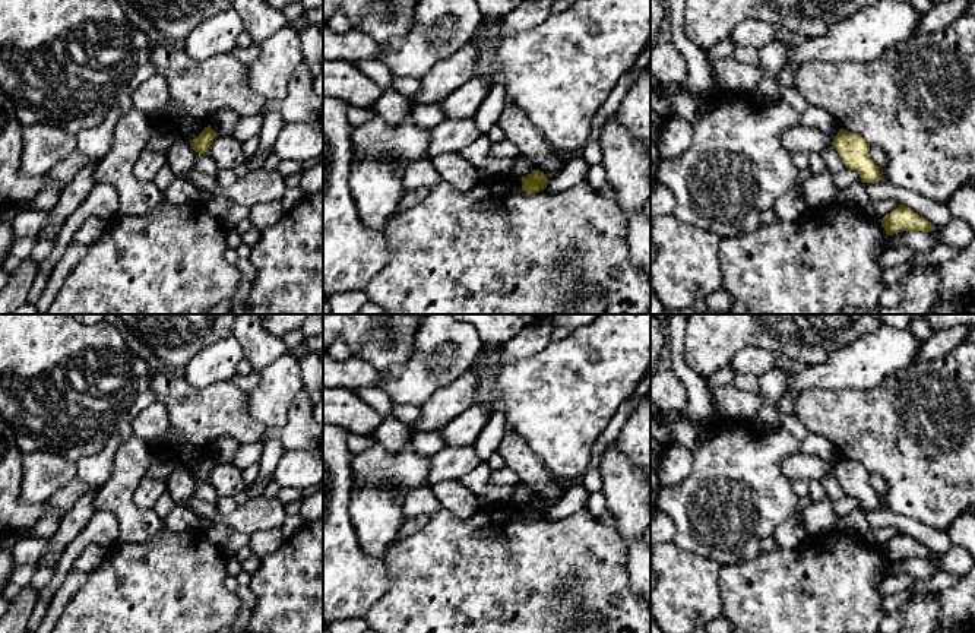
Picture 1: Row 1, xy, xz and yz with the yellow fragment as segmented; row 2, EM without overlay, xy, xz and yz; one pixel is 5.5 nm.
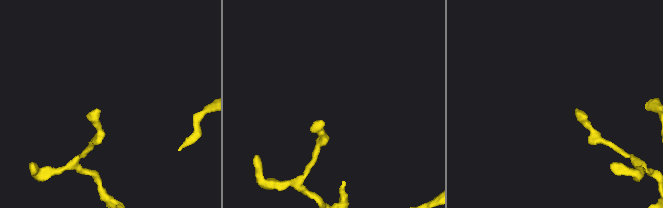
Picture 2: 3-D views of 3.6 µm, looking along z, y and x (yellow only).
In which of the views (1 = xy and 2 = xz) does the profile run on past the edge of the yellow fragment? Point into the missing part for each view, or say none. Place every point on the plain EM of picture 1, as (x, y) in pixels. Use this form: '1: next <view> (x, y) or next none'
1: next none
2: next none

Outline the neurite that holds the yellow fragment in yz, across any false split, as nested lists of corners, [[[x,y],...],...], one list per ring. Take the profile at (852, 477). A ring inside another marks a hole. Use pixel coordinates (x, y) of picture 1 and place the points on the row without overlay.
[[[839,456],[838,462],[833,465],[833,474],[845,494],[857,499],[862,510],[884,507],[877,493],[870,485],[870,471],[858,460]]]

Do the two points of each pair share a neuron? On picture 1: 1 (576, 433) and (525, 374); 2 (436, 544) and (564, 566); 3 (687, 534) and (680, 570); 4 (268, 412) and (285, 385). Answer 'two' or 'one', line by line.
1: one
2: one
3: two
4: one

